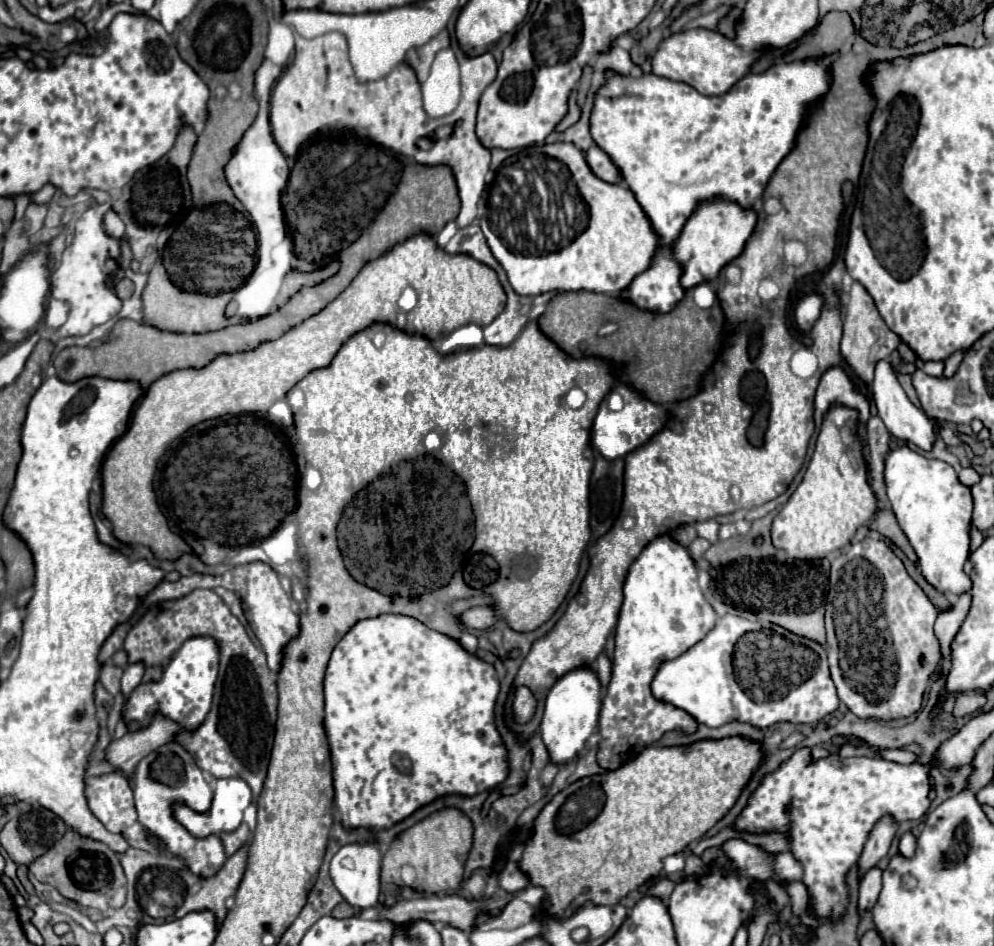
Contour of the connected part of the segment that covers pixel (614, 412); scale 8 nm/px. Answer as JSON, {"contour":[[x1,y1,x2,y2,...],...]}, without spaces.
{"contour":[[617,384,608,395,607,403,609,409,604,409,606,405,600,405,600,409,594,417,594,425,592,425,592,447,606,461,624,457,626,453,634,451,636,447,644,445,646,441,650,441,650,437,654,433,658,433,670,417,670,413,666,409,654,405,652,401,642,399,634,389,630,389,630,385]]}

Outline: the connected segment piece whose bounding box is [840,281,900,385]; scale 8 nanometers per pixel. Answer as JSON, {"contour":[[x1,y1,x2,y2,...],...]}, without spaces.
{"contour":[[854,281,846,299,846,307,844,307,844,335,842,335,842,345,840,345,842,359,852,367,852,371,862,383,870,385,874,377,876,361,888,359,890,353,898,347,898,343,900,343,900,337,886,327,868,291,858,281]]}

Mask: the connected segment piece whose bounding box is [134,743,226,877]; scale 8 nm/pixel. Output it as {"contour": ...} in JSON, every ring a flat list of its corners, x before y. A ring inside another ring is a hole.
{"contour":[[176,743,164,745,152,751,150,755,146,755,138,763,134,799,136,799,138,823,148,833,148,839,156,839,158,843,162,843,166,851,182,859,188,871,192,871,198,877,214,877,214,873,218,873,218,869,226,861,226,851,220,835,190,837,190,831,184,825,178,825,178,821,174,821,174,813,172,813,174,801,182,801,182,805,190,805,190,809,194,809,196,813,208,813,212,801,210,785,206,783,202,771,194,765,194,759,184,747]]}

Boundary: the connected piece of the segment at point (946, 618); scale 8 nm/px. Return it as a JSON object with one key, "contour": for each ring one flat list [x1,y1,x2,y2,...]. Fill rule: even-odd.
{"contour":[[962,593,954,605,950,605,948,609,938,613,934,633,940,639,944,657,950,657,950,643,952,643,954,635,958,633,968,609,970,609,970,593]]}

